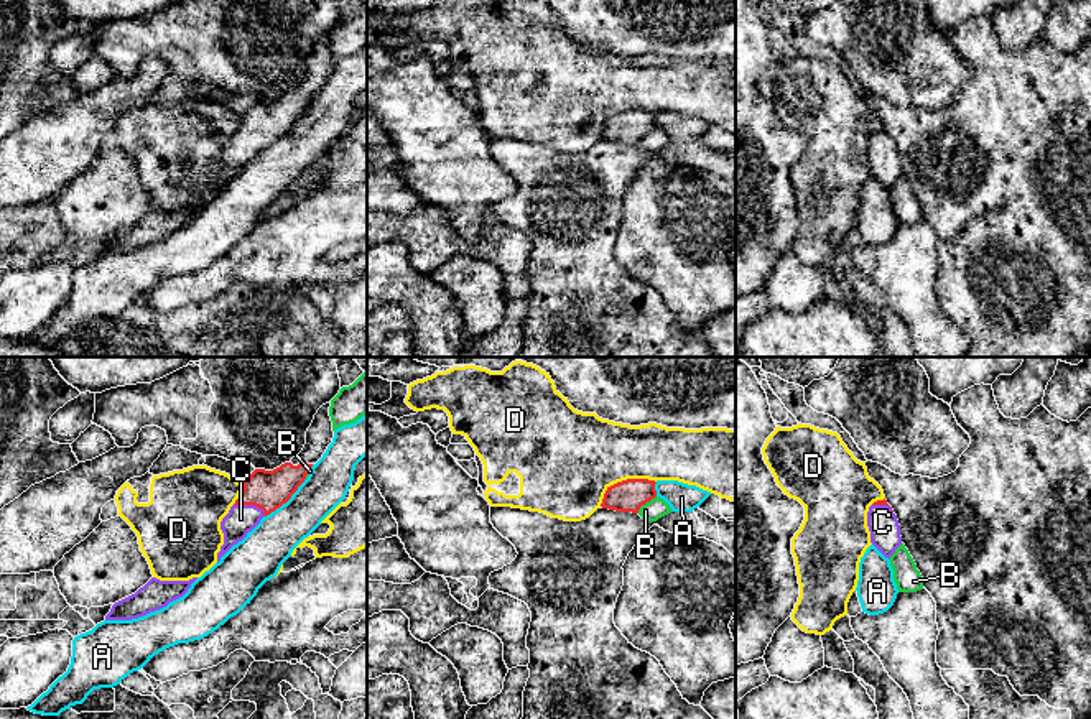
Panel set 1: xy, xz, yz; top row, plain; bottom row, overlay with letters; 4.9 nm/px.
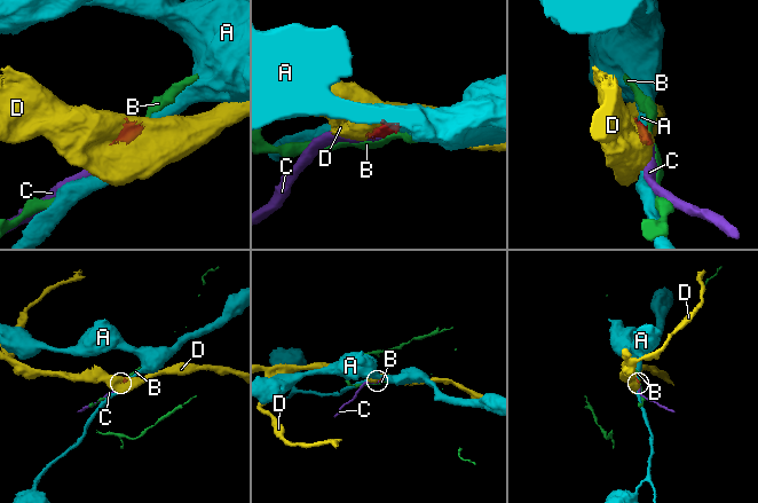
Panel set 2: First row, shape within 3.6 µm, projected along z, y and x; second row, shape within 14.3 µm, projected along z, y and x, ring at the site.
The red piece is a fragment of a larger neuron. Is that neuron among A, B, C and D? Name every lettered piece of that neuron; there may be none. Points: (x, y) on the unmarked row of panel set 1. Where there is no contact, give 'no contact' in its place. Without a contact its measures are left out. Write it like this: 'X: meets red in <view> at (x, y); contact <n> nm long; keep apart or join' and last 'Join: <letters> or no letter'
A: meets red in xy at (285, 134); contact 260 nm long; keep apart
B: meets red in xz at (645, 134); contact 130 nm long; keep apart
C: meets red in xy at (250, 135); contact 170 nm long; join
D: meets red in xz at (622, 112); contact 300 nm long; keep apart
Join: C

